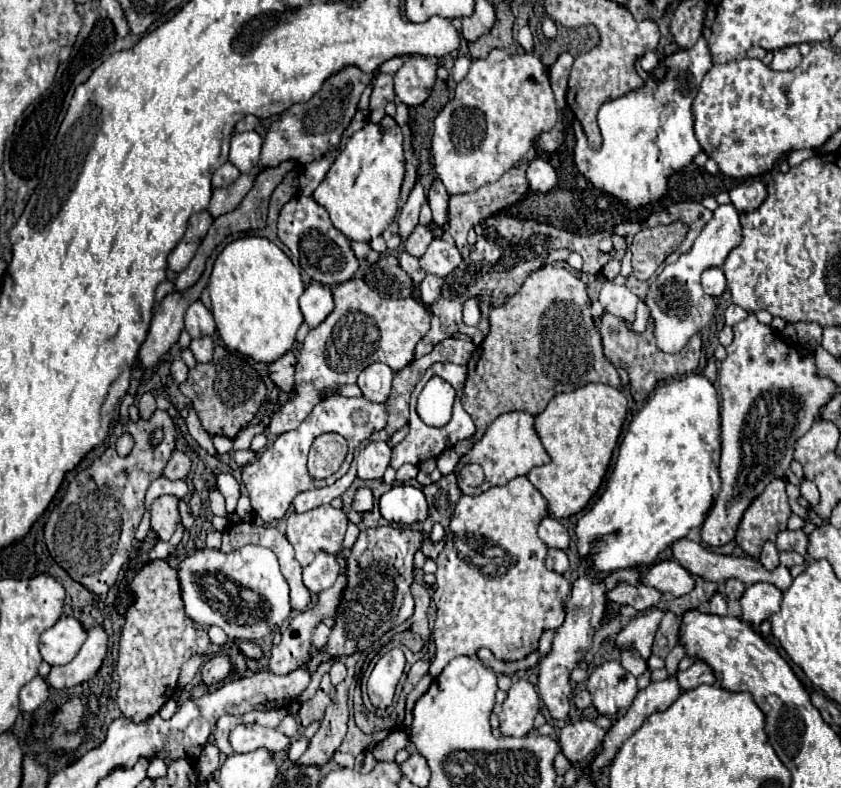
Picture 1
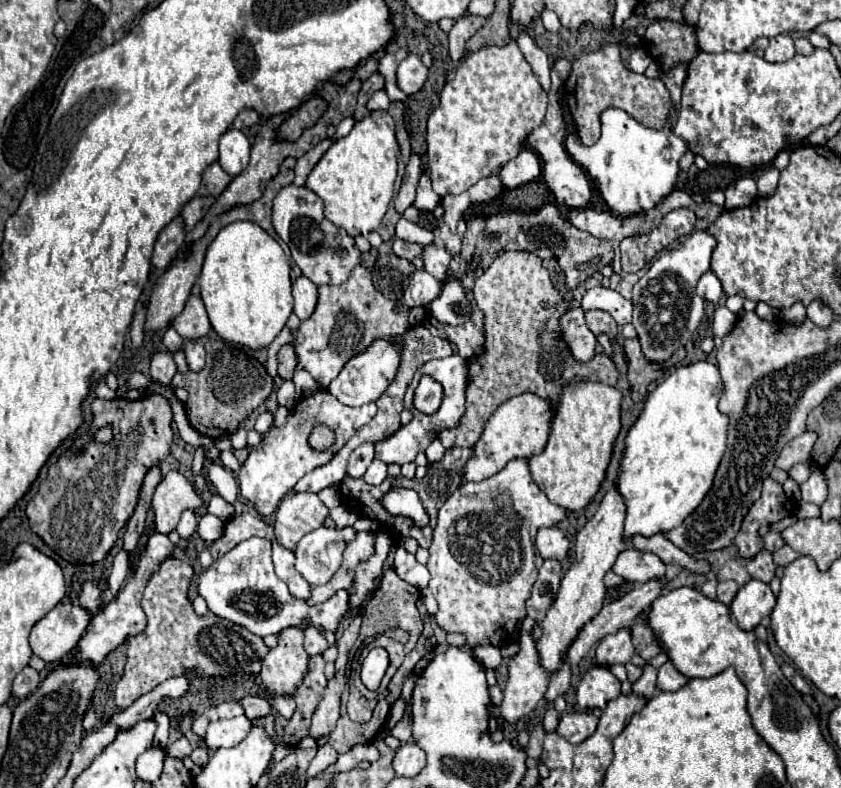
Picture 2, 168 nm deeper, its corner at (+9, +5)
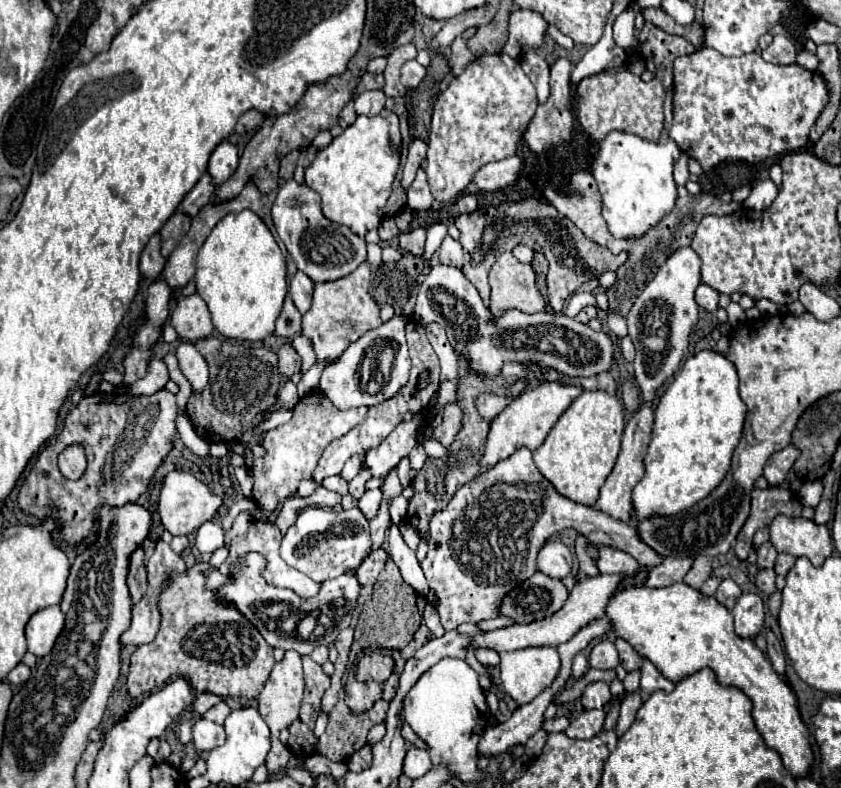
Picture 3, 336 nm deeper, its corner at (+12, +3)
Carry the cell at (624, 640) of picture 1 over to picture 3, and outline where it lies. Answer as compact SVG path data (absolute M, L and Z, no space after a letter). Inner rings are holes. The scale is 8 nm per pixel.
M604 640L594 644L592 652L590 652L590 666L592 668L600 668L600 670L614 670L620 664L618 660L618 652L612 644L612 640Z

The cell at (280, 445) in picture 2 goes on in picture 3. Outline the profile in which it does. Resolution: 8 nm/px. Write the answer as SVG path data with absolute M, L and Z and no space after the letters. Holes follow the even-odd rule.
M312 392L312 394L304 396L296 404L292 420L286 422L284 426L268 430L264 436L264 446L268 452L266 452L266 456L256 458L252 464L252 470L250 470L252 478L254 478L252 496L254 496L256 504L264 512L272 514L282 500L294 496L298 482L312 478L312 472L316 470L324 448L334 438L342 438L354 426L358 426L366 418L366 412L368 412L366 406L338 410L322 392Z

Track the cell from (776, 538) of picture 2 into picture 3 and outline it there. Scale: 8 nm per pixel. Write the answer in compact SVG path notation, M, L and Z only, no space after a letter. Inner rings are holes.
M770 542L762 544L762 546L758 548L758 560L756 560L758 570L762 570L762 568L772 568L774 562L776 562L776 556L778 556L778 552L776 552L776 548L774 548Z

